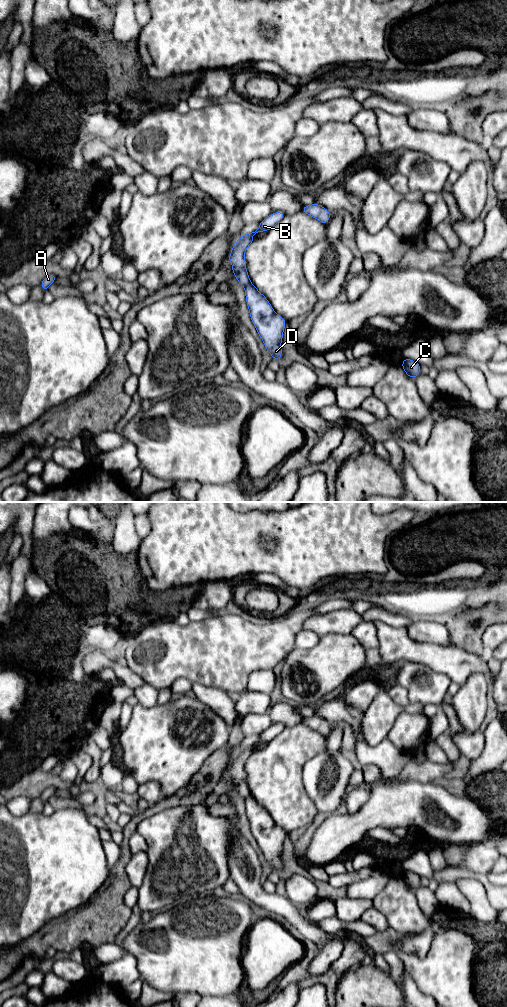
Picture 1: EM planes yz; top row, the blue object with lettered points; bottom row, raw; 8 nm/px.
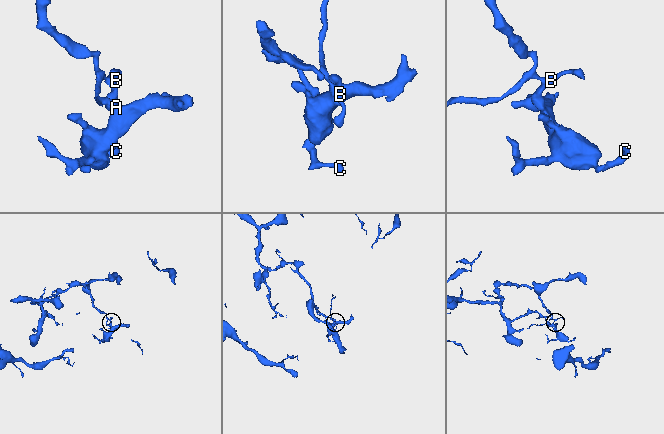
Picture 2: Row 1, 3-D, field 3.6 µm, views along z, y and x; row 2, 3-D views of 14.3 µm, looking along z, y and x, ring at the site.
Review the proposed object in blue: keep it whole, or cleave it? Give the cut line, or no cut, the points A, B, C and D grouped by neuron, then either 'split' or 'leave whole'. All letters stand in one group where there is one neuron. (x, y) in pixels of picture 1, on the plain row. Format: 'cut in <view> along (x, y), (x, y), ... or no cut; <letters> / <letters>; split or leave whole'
cut in yz along (250, 793), (244, 798); A B / C D; split

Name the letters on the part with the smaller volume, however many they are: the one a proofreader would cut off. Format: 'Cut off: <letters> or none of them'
Cut off: C, D

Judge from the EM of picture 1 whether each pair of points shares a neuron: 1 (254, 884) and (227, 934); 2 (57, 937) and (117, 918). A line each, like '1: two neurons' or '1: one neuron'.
1: two neurons
2: one neuron

